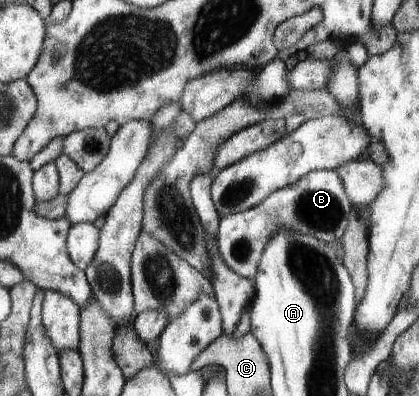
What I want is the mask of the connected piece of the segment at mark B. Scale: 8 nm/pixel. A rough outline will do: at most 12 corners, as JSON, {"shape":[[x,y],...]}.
{"shape":[[335,170],[310,171],[220,217],[219,253],[253,280],[279,229],[339,242],[352,205]]}

